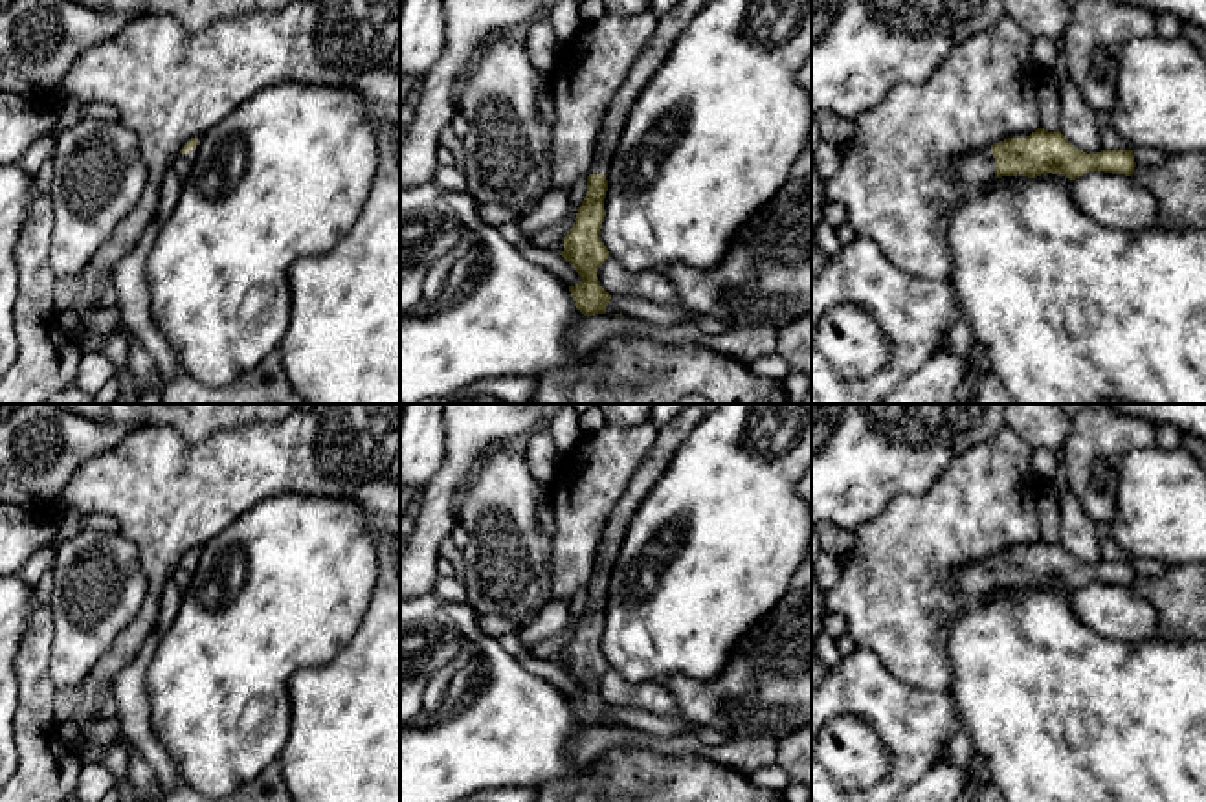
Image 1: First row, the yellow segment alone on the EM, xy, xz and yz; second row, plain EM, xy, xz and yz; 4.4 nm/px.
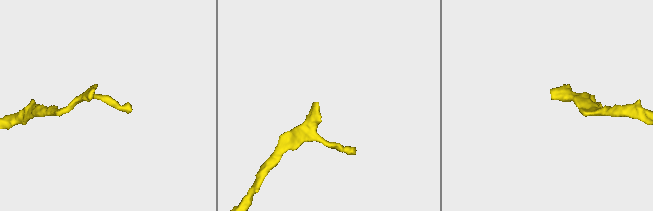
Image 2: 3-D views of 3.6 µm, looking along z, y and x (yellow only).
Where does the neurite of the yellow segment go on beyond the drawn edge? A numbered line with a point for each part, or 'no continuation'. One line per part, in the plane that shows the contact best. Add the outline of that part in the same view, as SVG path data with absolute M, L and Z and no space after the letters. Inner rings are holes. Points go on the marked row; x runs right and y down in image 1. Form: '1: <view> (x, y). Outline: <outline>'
1: yz (973, 169). Outline: M991 147L960 156L955 162L955 173L969 193L980 189L982 184L995 178L995 158Z

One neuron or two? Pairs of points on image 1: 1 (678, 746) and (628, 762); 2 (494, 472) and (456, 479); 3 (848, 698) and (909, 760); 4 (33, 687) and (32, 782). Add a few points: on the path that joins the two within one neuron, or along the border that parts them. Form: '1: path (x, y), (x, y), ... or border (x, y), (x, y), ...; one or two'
1: border (615, 746), (700, 757); two
2: border (502, 446), (496, 446), (481, 461), (459, 492); two
3: path (867, 701), (907, 742); one
4: path (33, 711), (33, 758); one

